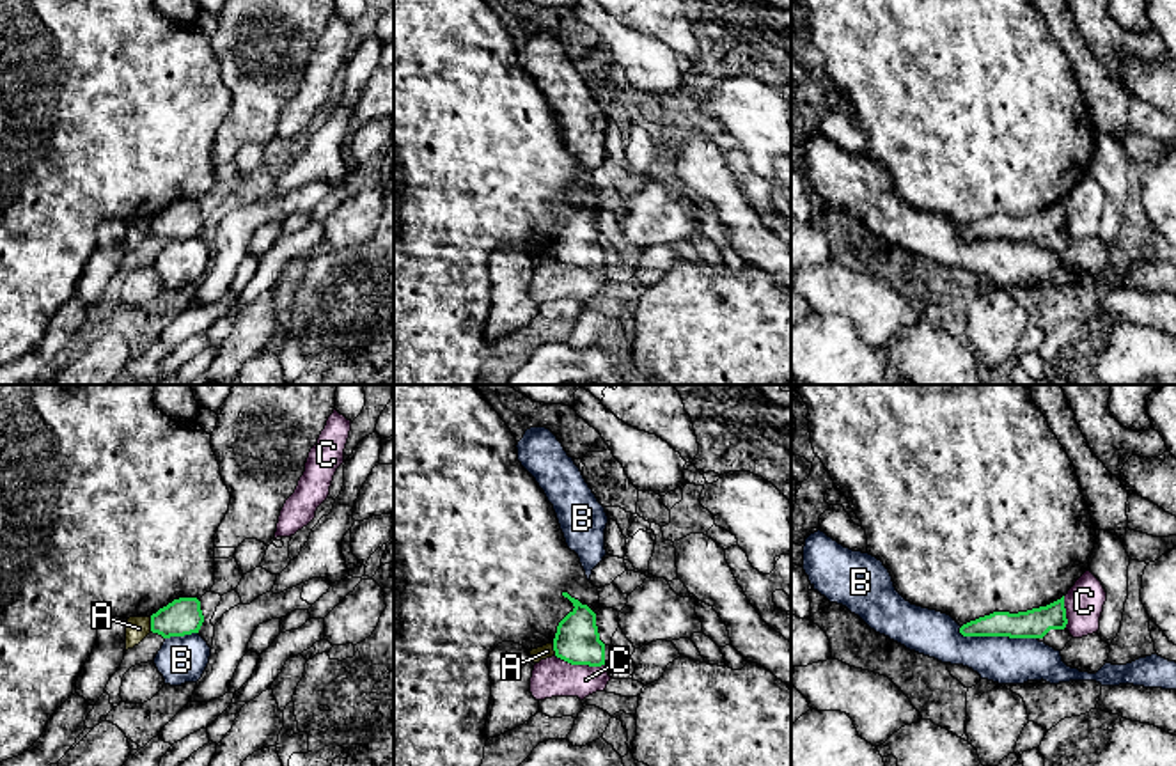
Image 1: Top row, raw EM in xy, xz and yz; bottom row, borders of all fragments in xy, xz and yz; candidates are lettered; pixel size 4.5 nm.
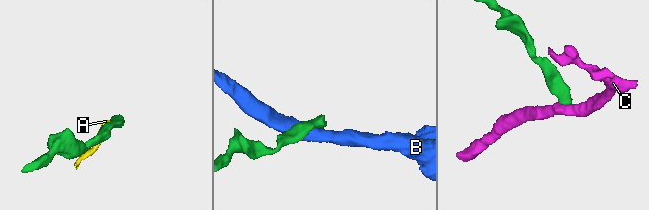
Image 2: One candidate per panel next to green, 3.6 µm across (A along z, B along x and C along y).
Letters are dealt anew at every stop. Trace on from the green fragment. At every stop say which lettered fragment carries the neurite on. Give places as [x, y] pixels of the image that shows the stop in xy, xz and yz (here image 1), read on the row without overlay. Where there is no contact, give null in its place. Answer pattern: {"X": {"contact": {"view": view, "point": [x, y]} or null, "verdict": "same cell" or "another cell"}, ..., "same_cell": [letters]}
{"A": {"contact": {"view": "xy", "point": [151, 227]}, "verdict": "another cell"}, "B": {"contact": {"view": "yz", "point": [997, 238]}, "verdict": "another cell"}, "C": {"contact": {"view": "xz", "point": [580, 266]}, "verdict": "another cell"}, "same_cell": []}

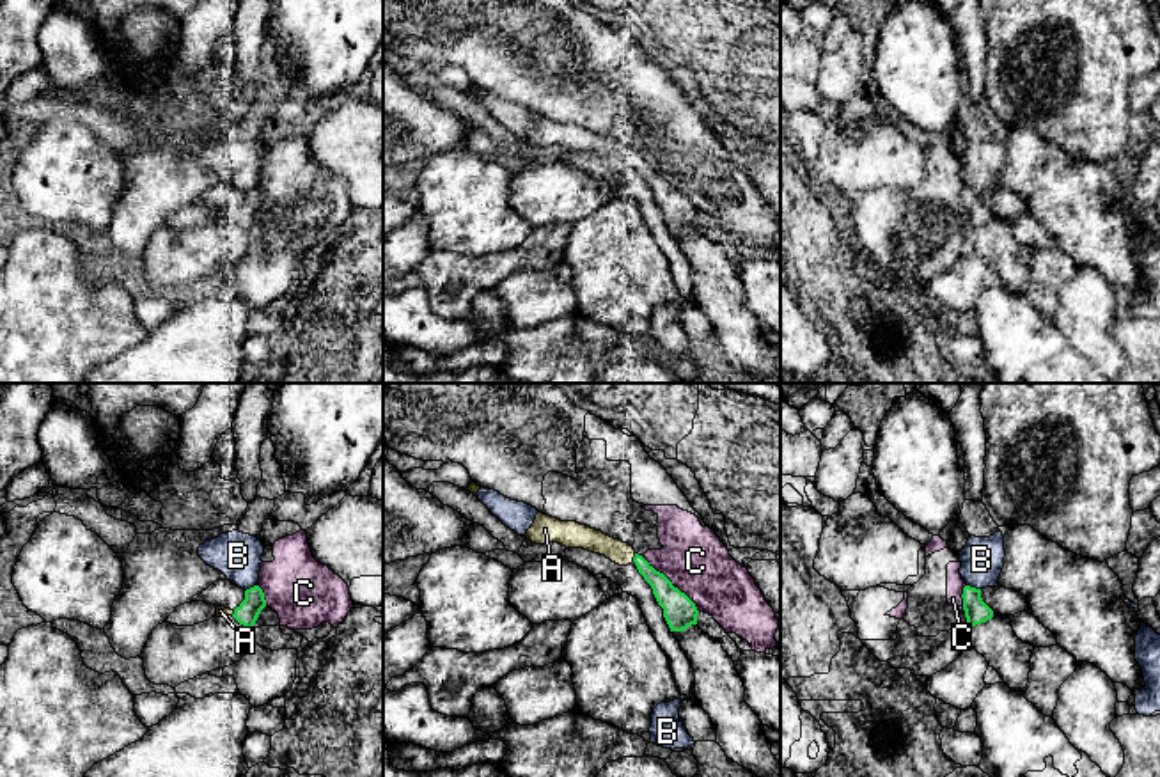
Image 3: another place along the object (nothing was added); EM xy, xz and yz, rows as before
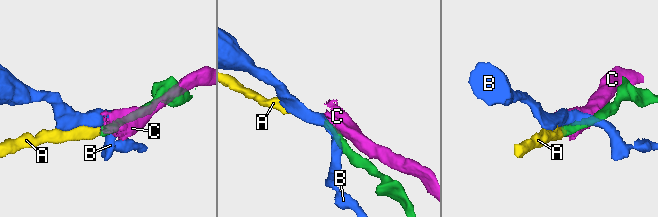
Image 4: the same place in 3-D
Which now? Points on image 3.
{"A": {"contact": {"view": "xz", "point": [634, 160]}, "verdict": "same cell"}, "B": {"contact": {"view": "yz", "point": [974, 190]}, "verdict": "another cell"}, "C": {"contact": {"view": "xz", "point": [671, 185]}, "verdict": "another cell"}, "same_cell": ["A"]}

